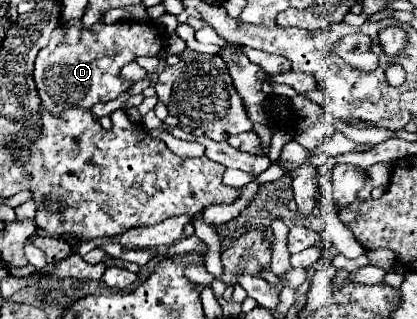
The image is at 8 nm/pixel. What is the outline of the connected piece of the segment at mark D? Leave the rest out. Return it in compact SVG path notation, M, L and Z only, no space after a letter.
M76 19L76 23L68 23L68 27L58 25L48 45L40 49L34 67L34 81L42 107L58 115L74 105L90 109L98 101L116 99L132 87L130 81L122 79L120 69L136 57L156 57L160 51L162 35L154 23L128 19L114 25L96 23L96 27L84 27L84 23Z

